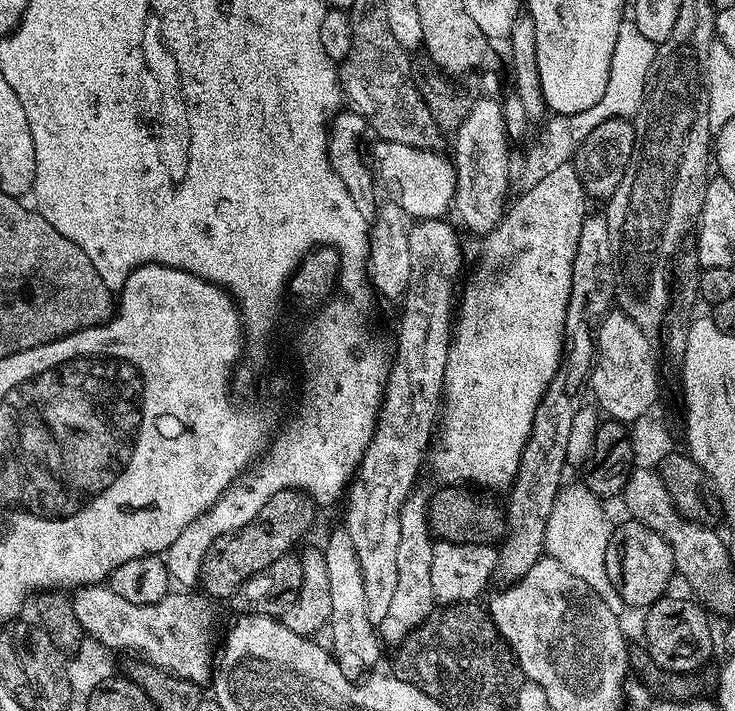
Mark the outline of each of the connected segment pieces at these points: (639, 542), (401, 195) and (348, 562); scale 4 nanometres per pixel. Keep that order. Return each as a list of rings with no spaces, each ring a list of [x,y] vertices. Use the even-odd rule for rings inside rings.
[[[625,519],[625,524],[616,524],[612,529],[610,546],[606,550],[606,568],[610,580],[630,609],[646,610],[655,600],[660,600],[669,591],[668,583],[676,572],[674,554],[667,541],[650,526],[639,524],[636,520]]]
[[[393,140],[375,141],[370,164],[381,185],[388,187],[387,195],[413,221],[436,220],[447,217],[456,202],[456,165],[437,150],[411,148]]]
[[[337,526],[322,544],[326,558],[326,575],[330,577],[330,618],[327,631],[332,632],[331,655],[336,657],[342,674],[353,678],[371,673],[380,660],[381,637],[377,625],[370,622],[370,610],[366,610],[366,586],[362,582],[362,566],[354,542],[350,542],[347,528]]]

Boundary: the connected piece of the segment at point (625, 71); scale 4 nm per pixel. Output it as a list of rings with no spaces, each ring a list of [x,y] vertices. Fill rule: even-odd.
[[[626,18],[619,26],[614,53],[611,58],[610,75],[607,78],[606,91],[602,98],[587,110],[572,115],[553,115],[549,117],[539,142],[533,144],[526,154],[520,178],[523,189],[533,188],[542,182],[551,172],[558,170],[573,161],[577,146],[583,142],[594,126],[601,125],[610,117],[630,118],[640,109],[640,99],[644,97],[644,81],[648,78],[648,71],[652,65],[654,45],[642,30],[630,18]]]

